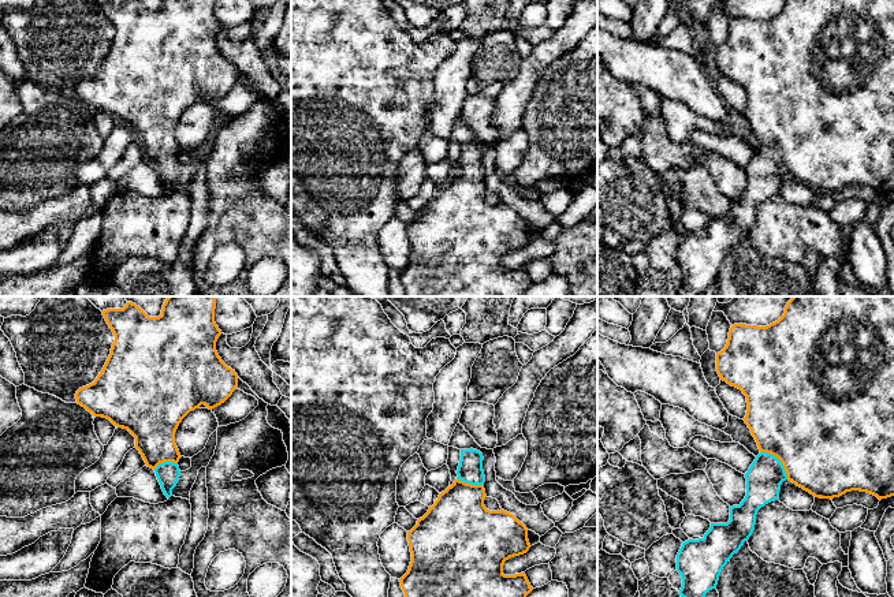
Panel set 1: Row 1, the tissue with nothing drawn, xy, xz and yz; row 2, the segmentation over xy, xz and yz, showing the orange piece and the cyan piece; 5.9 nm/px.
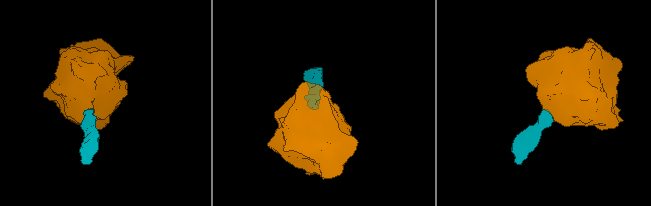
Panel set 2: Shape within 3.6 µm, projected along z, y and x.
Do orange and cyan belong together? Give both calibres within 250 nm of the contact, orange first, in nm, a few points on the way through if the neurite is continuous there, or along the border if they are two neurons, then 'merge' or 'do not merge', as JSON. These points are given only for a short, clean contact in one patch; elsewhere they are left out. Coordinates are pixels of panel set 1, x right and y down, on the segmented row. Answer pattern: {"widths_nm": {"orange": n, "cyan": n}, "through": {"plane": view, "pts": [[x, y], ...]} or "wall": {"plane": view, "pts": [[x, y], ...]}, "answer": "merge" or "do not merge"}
{"widths_nm": {"orange": 500, "cyan": 220}, "through": {"plane": "yz", "pts": [[807, 426], [779, 459], [766, 474]]}, "answer": "merge"}

